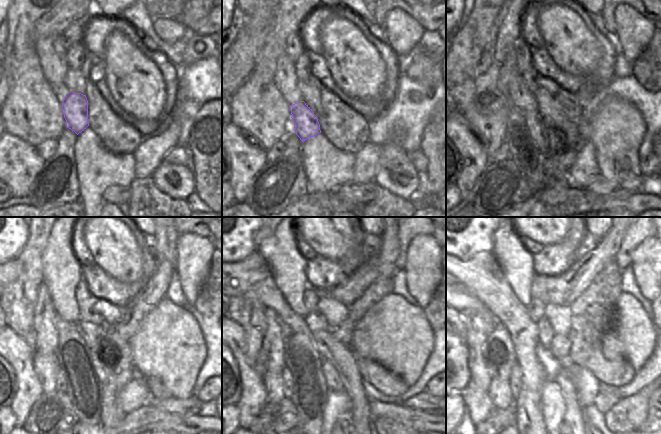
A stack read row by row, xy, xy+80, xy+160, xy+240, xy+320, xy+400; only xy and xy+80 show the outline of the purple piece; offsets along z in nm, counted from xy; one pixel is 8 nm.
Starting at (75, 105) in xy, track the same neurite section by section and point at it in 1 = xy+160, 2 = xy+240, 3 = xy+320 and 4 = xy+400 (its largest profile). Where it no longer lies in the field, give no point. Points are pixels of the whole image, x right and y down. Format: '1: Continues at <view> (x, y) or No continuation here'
1: Continues at xy+160 (534, 123)
2: Continues at xy+240 (105, 374)
3: Continues at xy+320 (331, 374)
4: Continues at xy+400 (574, 416)

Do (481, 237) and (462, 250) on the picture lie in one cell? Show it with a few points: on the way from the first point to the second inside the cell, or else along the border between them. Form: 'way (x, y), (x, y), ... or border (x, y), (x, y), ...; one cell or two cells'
way (476, 237), (467, 245); one cell

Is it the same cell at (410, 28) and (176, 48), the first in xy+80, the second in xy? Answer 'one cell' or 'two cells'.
two cells

